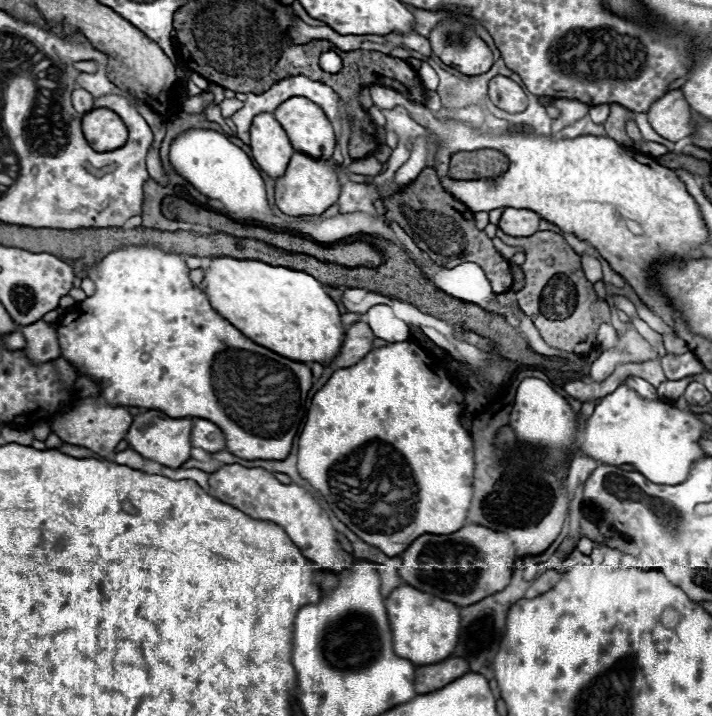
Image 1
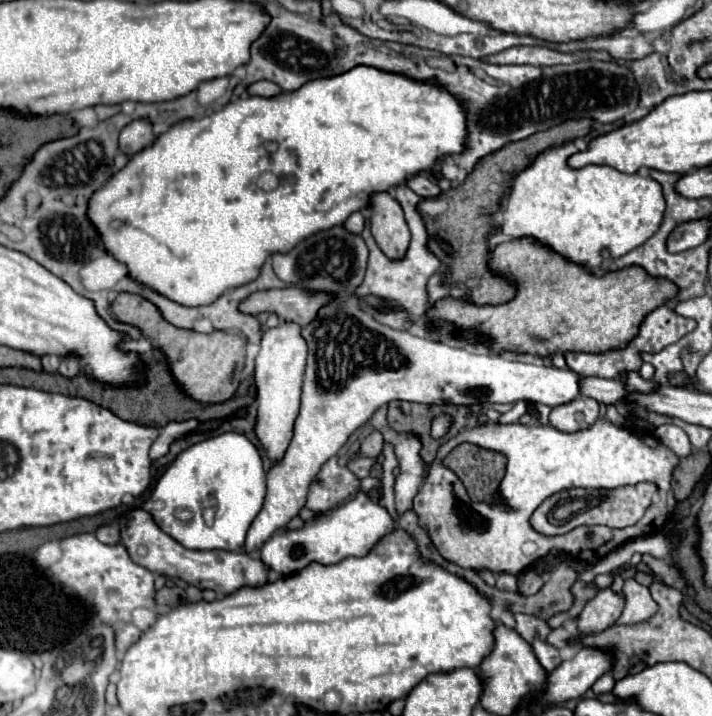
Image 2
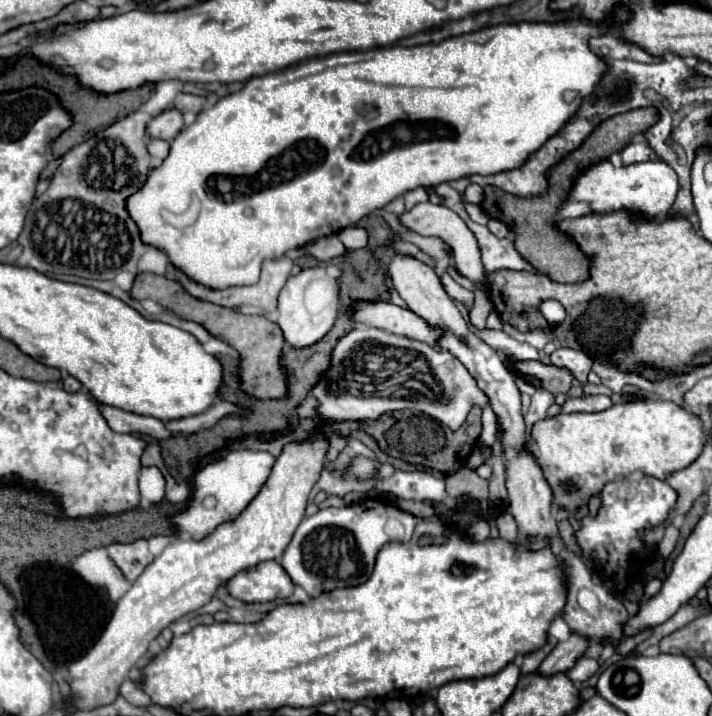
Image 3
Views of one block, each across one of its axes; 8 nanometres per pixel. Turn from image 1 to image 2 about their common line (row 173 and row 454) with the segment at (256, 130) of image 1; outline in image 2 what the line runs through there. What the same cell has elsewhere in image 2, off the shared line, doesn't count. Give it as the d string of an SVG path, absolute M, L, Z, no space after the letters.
M284 322L262 334L262 344L260 344L260 352L256 356L256 368L254 368L256 406L258 406L254 432L256 432L256 438L260 440L264 454L274 464L284 458L286 446L290 444L290 438L292 438L294 420L298 416L304 366L306 366L306 342L300 336L300 326Z

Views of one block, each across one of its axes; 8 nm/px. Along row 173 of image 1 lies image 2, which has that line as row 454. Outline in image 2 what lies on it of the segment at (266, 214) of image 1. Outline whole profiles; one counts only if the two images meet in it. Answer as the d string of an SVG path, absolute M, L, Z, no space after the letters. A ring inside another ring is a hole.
M224 432L220 436L202 440L176 456L176 460L162 474L162 478L158 480L158 484L150 496L150 500L158 504L158 508L152 508L150 512L154 516L154 522L168 536L172 536L176 542L180 542L182 546L186 546L190 550L230 550L230 552L234 552L244 546L248 528L252 526L254 518L258 516L258 512L264 504L264 496L266 496L266 472L262 468L262 458L260 458L258 448L246 436L242 436L238 432ZM176 506L186 506L194 512L194 518L190 524L180 524L176 518L172 518L170 512ZM212 506L216 508L214 526L206 526L202 512Z

